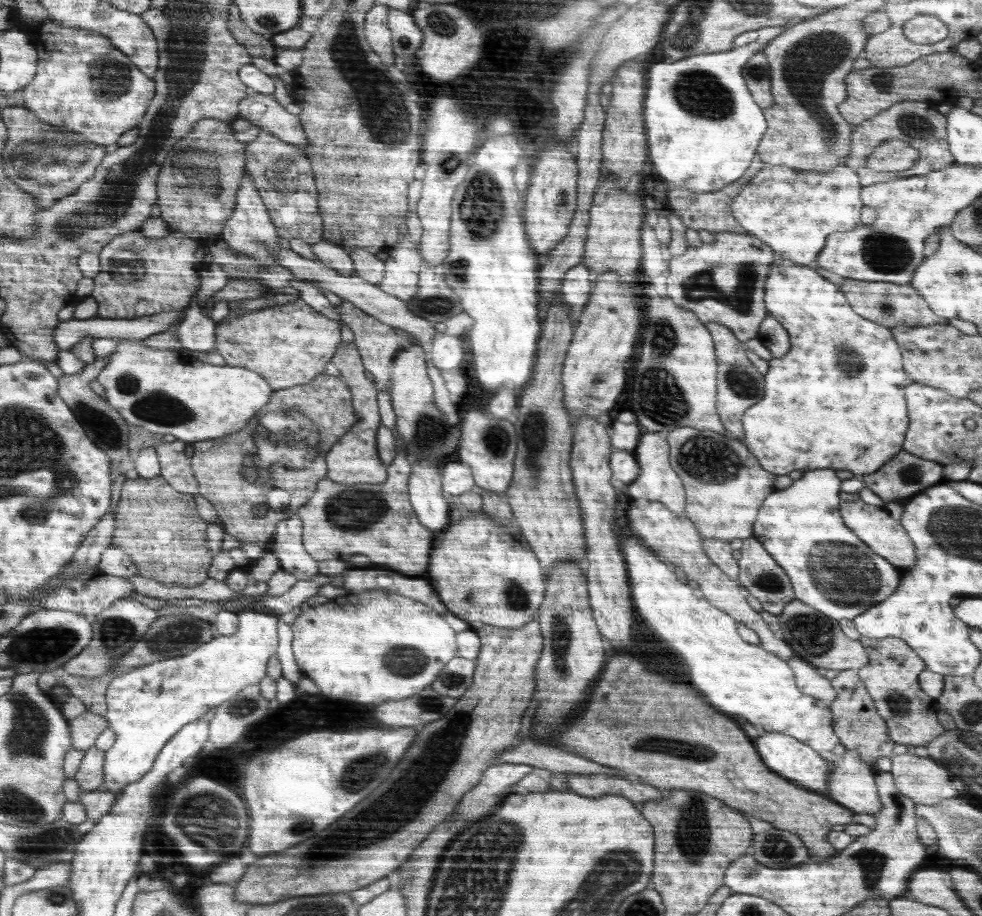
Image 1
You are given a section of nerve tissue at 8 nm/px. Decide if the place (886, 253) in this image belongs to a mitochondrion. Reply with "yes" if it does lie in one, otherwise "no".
yes

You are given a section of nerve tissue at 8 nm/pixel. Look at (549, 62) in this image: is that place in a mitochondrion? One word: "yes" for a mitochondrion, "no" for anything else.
no

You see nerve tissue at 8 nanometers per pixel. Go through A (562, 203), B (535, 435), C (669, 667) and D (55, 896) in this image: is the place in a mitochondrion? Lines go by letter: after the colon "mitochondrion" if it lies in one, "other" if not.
A: mitochondrion
B: mitochondrion
C: mitochondrion
D: mitochondrion

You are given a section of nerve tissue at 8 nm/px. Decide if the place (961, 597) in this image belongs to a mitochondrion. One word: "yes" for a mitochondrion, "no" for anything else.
no

